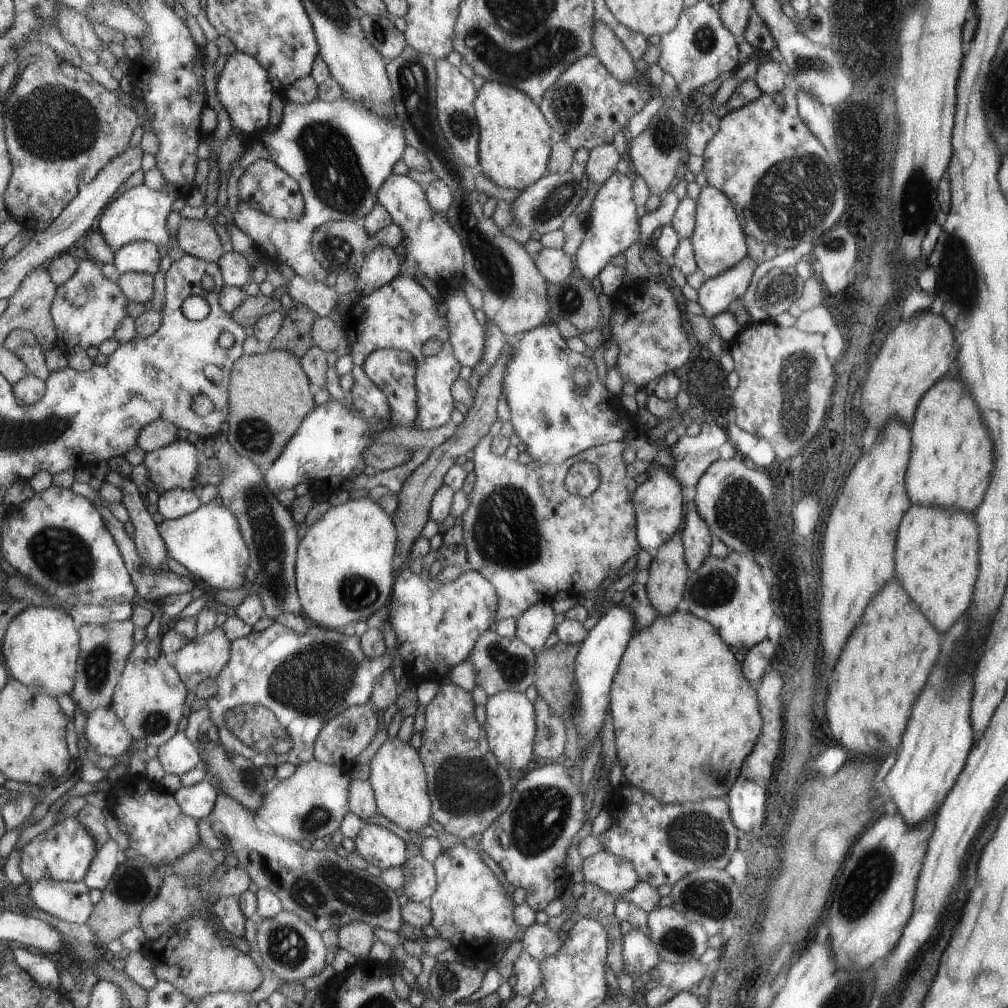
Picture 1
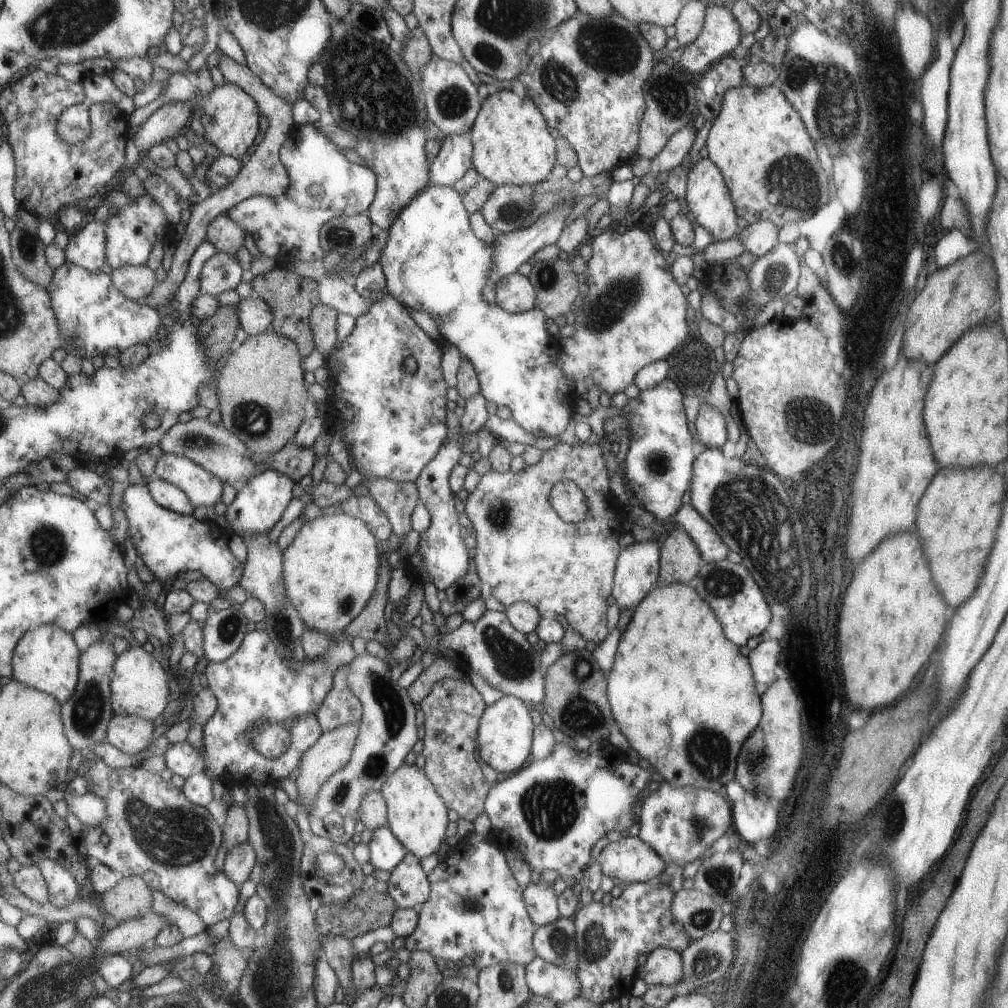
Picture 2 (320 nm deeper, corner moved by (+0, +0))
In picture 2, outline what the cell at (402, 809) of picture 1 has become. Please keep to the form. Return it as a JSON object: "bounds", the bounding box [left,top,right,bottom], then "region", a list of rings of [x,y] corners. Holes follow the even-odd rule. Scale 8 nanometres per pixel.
{"bounds":[381,764,449,860],"region":[[[404,764],[389,777],[381,792],[387,801],[388,826],[409,852],[421,860],[435,854],[447,837],[449,807],[424,769],[417,768],[414,764]]]}

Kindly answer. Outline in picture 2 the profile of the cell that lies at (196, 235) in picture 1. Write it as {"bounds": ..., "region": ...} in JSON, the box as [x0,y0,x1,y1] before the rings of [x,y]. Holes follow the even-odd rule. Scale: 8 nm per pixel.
{"bounds":[207,213,245,255],"region":[[[221,213],[211,221],[207,240],[215,243],[221,253],[236,255],[245,244],[245,229],[230,215]]]}

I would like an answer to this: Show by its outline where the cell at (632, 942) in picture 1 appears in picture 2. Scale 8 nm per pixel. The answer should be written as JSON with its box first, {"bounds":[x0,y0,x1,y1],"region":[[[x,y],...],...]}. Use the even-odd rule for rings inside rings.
{"bounds":[636,947,684,985],"region":[[[657,947],[646,954],[646,962],[638,966],[636,976],[646,985],[675,985],[684,976],[683,957],[677,951]]]}

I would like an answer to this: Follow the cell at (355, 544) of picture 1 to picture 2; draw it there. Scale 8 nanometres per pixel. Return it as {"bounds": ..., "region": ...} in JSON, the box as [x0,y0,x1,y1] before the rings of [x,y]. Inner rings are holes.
{"bounds":[284,511,383,637],"region":[[[341,511],[333,516],[319,514],[316,519],[306,522],[297,533],[295,540],[284,550],[284,579],[290,601],[300,612],[308,628],[333,637],[365,610],[372,599],[379,577],[383,548],[363,520]]]}

